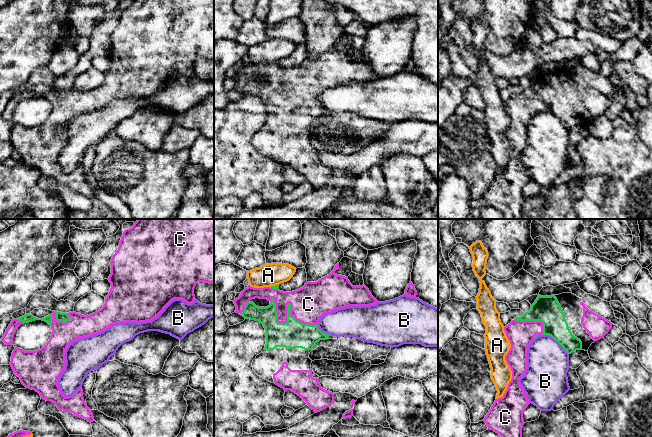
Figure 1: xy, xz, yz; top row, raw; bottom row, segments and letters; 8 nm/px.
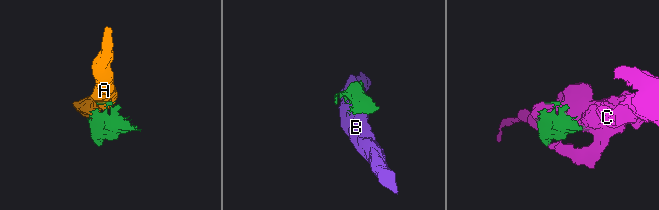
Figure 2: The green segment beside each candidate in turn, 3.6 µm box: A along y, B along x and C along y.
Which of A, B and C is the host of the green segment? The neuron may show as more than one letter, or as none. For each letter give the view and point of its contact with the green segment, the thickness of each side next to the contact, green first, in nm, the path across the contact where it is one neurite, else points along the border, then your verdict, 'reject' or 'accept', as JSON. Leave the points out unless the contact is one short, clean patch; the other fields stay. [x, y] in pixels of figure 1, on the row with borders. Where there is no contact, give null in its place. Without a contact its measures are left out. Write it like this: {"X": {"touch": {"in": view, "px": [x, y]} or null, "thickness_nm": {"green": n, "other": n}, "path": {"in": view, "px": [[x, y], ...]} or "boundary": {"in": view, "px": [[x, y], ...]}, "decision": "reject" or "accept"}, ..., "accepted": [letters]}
{"A": {"touch": {"in": "xz", "px": [275, 285]}, "thickness_nm": {"green": 30, "other": 180}, "boundary": {"in": "xz", "px": [[278, 284], [270, 287]]}, "decision": "reject"}, "B": {"touch": {"in": "yz", "px": [556, 340]}, "thickness_nm": {"green": 200, "other": 340}, "decision": "reject"}, "C": {"touch": {"in": "xz", "px": [287, 309]}, "thickness_nm": {"green": 220, "other": 280}, "decision": "accept"}, "accepted": ["C"]}

